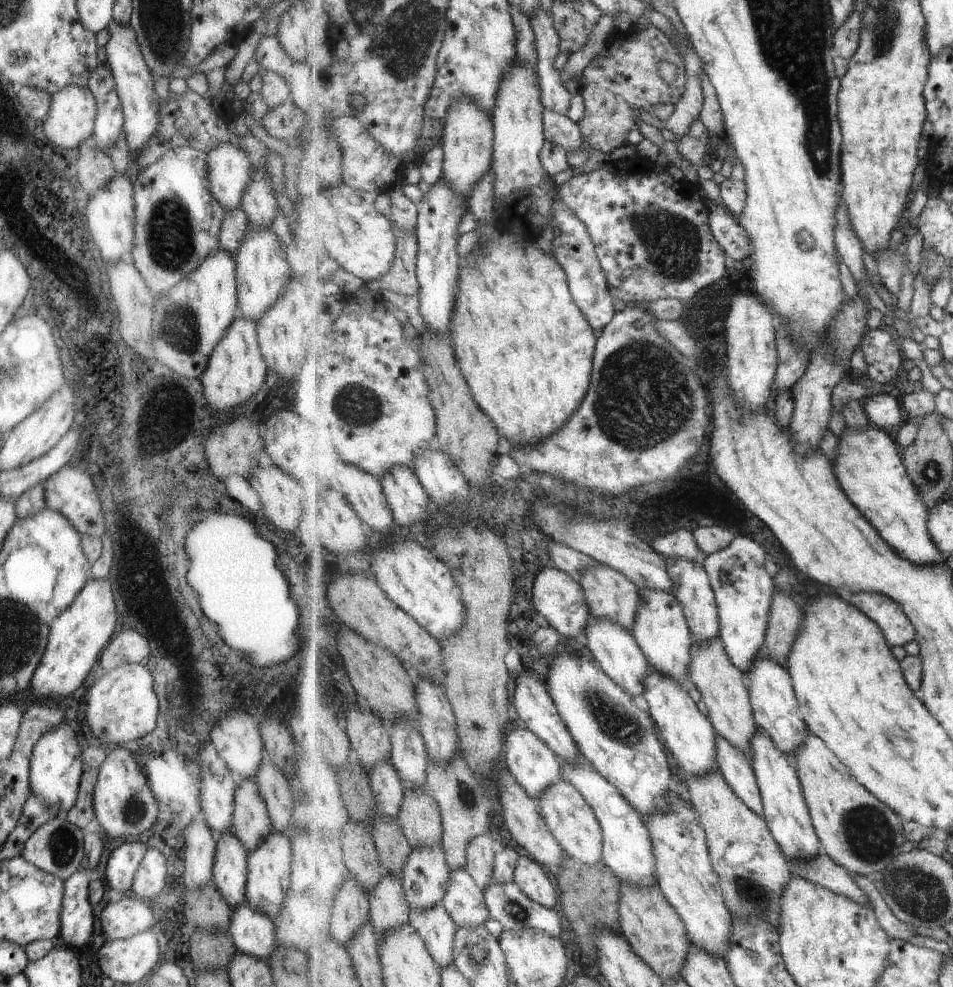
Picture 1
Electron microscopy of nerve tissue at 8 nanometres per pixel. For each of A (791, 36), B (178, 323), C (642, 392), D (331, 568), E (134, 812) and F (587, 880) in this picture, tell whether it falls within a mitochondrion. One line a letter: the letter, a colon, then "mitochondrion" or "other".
A: mitochondrion
B: mitochondrion
C: mitochondrion
D: other
E: mitochondrion
F: other

